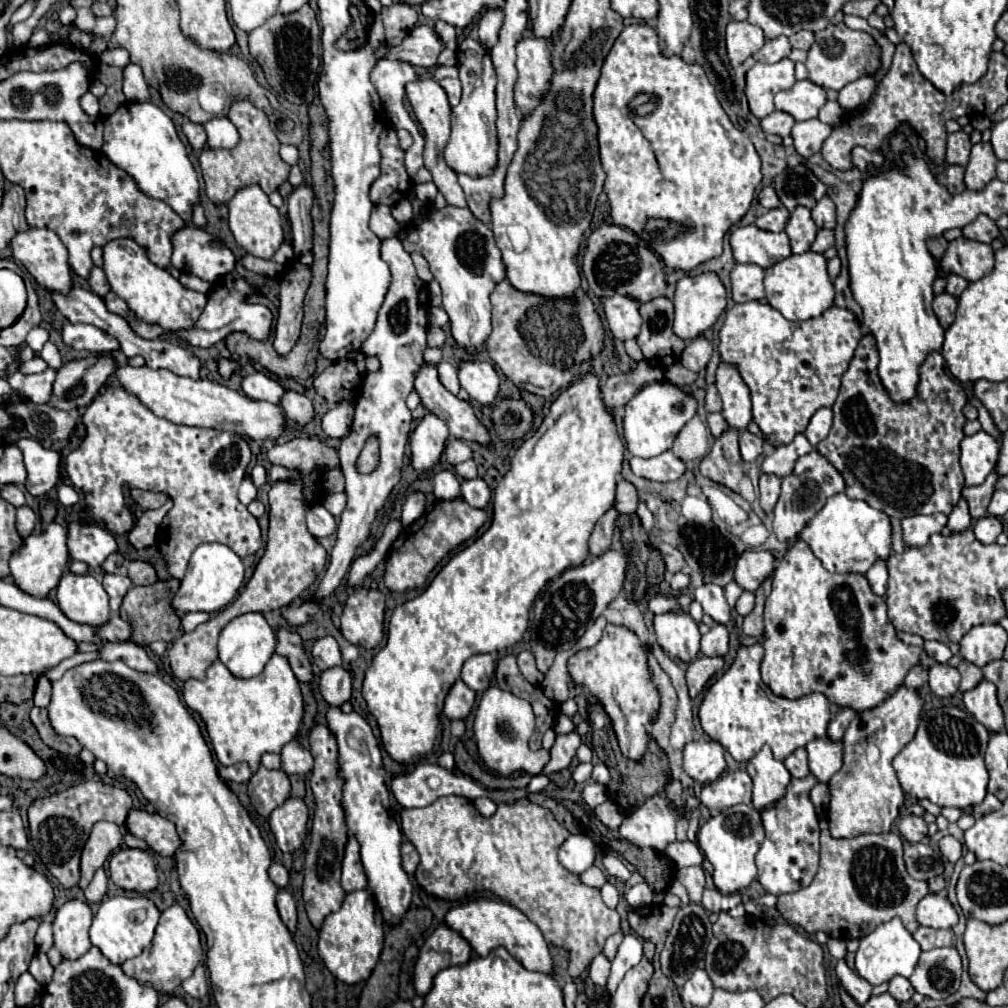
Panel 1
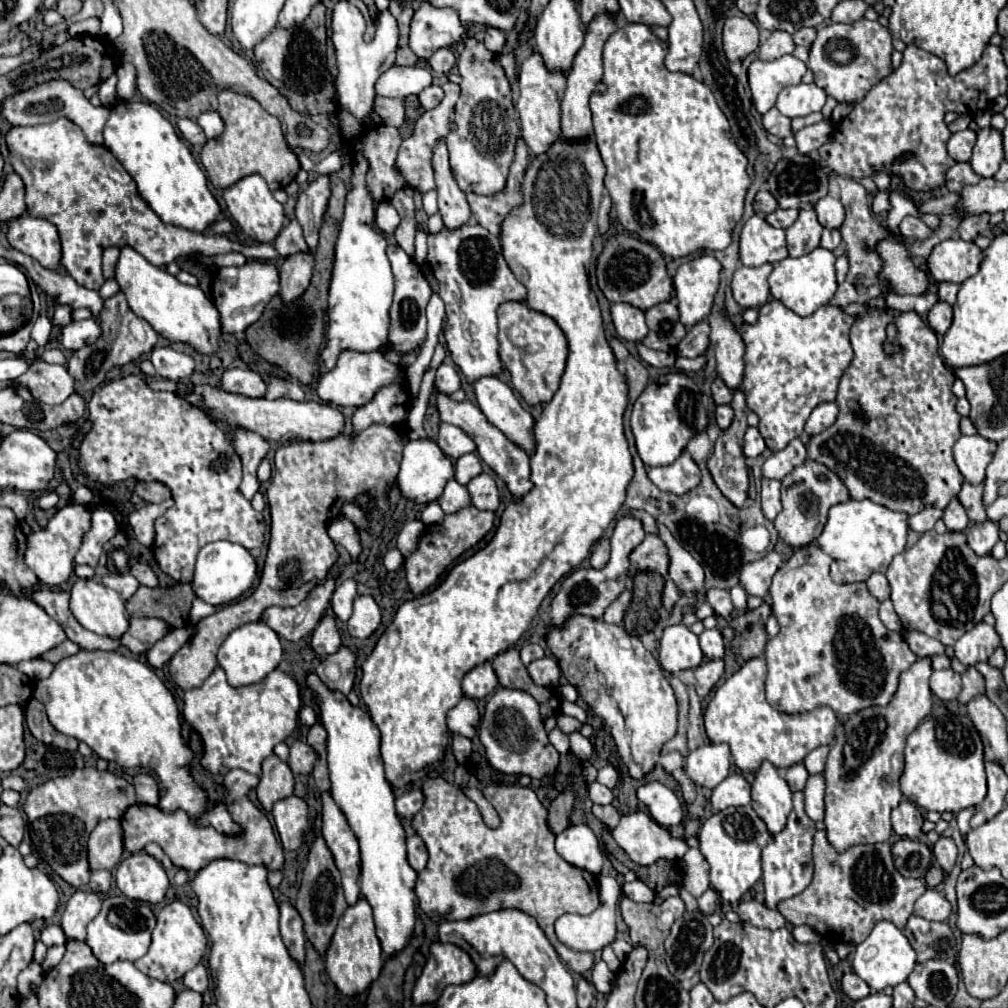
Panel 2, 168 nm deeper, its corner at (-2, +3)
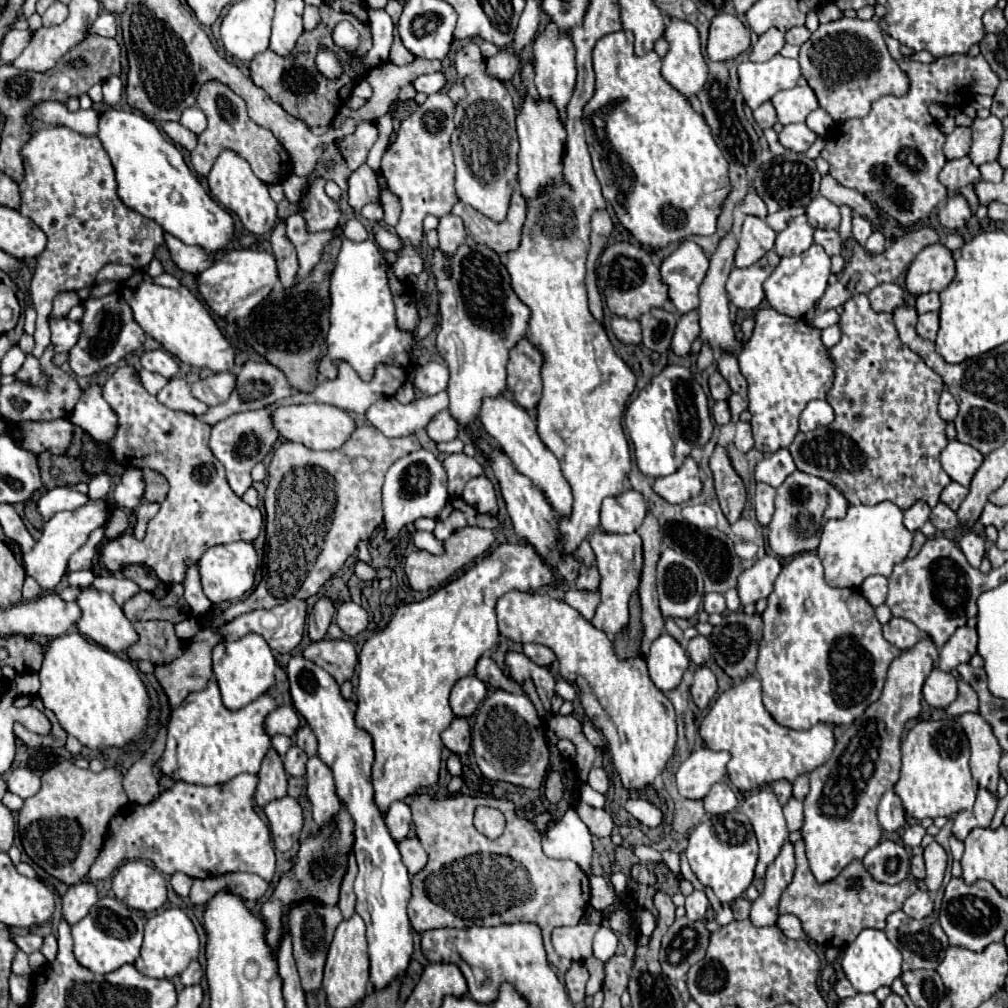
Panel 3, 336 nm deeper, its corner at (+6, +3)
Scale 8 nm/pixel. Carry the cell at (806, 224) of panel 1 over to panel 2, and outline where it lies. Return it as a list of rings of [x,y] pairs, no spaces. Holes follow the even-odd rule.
[[[799,211],[797,221],[787,229],[787,249],[791,257],[801,257],[819,247],[823,227],[817,221],[815,211]]]

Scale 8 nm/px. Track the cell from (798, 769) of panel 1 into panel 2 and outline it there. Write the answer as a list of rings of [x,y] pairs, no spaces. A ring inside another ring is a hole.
[[[799,761],[799,763],[791,765],[789,769],[785,769],[785,779],[787,779],[791,791],[801,791],[807,783],[807,777],[809,775],[807,775],[807,769],[803,767],[803,761]]]

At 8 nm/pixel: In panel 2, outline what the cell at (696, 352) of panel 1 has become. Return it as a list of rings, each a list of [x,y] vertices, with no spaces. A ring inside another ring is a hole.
[[[701,321],[697,325],[691,327],[691,331],[685,335],[685,339],[679,343],[677,347],[677,353],[681,357],[699,357],[699,355],[705,355],[709,347],[709,323],[707,321]]]

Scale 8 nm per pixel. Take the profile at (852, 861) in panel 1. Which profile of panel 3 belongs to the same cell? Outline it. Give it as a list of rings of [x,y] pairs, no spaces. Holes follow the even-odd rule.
[[[799,839],[795,843],[795,875],[793,881],[787,885],[787,889],[781,893],[779,899],[779,913],[791,913],[799,917],[803,931],[809,935],[809,939],[817,941],[823,947],[843,947],[847,943],[853,943],[859,931],[871,927],[871,929],[883,929],[885,919],[889,913],[901,909],[903,901],[917,891],[917,885],[913,879],[905,879],[899,885],[885,885],[871,879],[871,875],[863,869],[861,861],[853,861],[849,867],[841,871],[839,877],[835,877],[829,883],[819,885],[809,871],[807,857],[805,857],[805,843]]]

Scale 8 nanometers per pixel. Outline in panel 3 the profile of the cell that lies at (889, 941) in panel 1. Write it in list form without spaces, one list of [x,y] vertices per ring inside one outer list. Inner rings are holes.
[[[863,929],[859,937],[845,947],[841,957],[841,967],[845,977],[859,993],[873,993],[883,985],[891,985],[901,975],[901,963],[903,959],[899,949],[879,929]]]

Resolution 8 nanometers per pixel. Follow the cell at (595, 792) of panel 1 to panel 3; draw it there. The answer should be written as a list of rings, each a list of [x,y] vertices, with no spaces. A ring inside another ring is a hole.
[[[587,783],[583,785],[583,791],[581,791],[581,801],[583,801],[583,803],[587,803],[587,805],[591,805],[591,807],[597,807],[597,809],[601,809],[601,807],[605,805],[605,797],[603,797],[601,793],[593,791]]]

